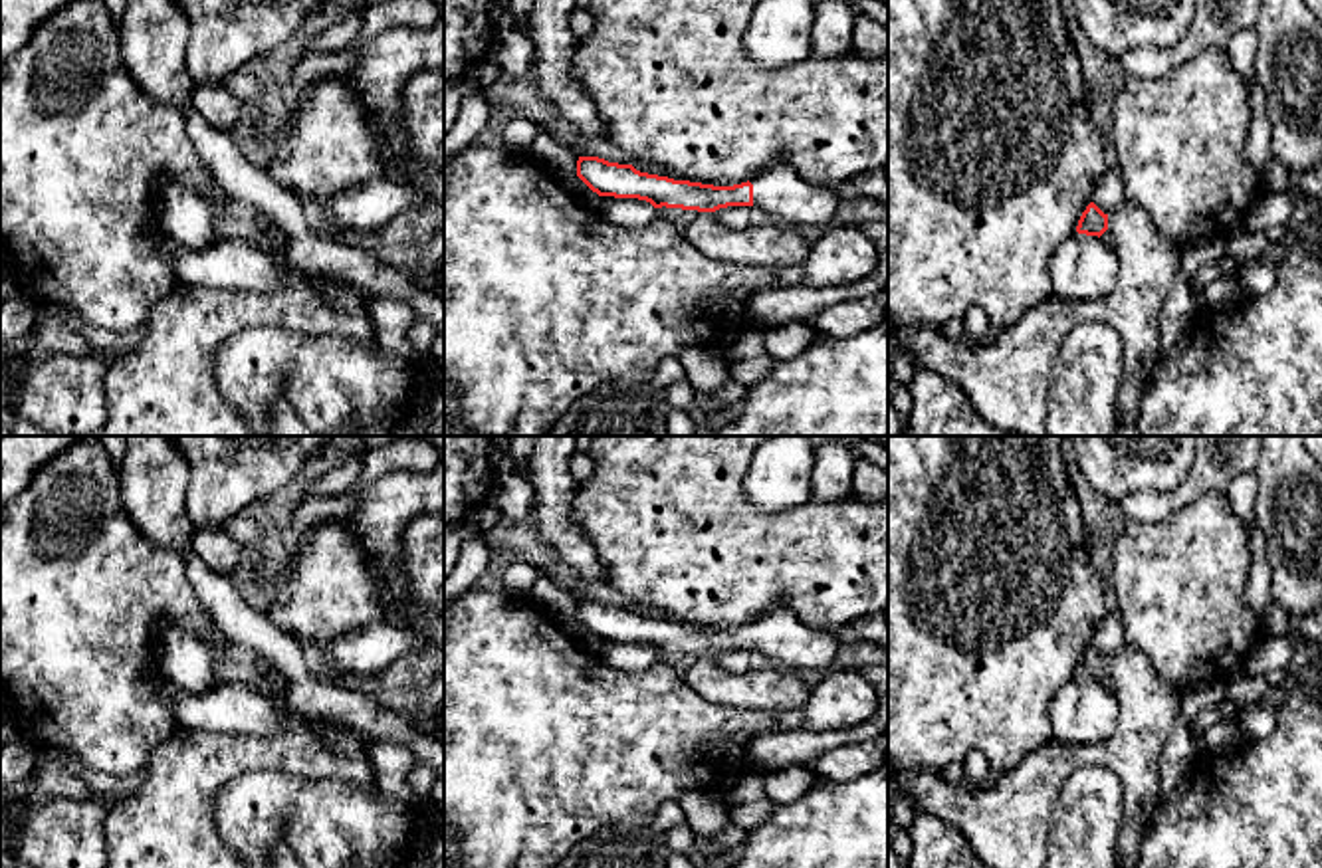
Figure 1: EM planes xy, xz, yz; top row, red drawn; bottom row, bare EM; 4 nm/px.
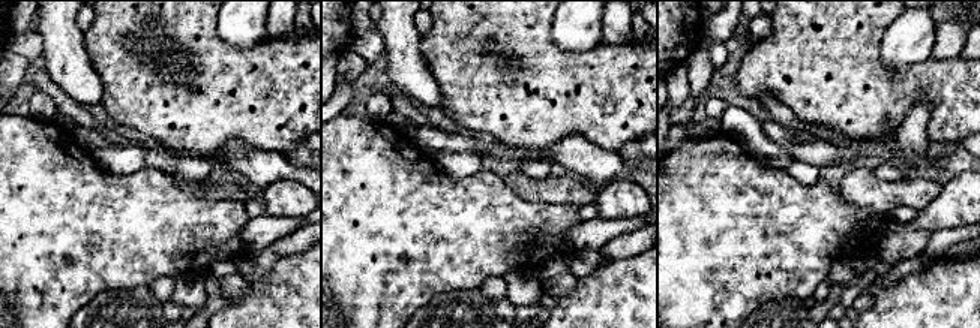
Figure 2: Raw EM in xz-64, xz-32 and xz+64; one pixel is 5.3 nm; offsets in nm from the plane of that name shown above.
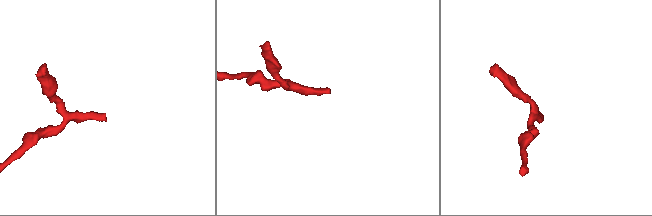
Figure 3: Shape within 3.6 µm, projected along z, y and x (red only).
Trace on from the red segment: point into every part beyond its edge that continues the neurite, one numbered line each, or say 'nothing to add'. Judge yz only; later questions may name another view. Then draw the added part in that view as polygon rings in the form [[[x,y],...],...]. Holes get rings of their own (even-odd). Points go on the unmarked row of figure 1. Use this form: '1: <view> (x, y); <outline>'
nothing to add

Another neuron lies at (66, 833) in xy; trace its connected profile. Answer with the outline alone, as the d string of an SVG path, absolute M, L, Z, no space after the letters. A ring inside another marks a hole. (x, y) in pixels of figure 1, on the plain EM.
M113 795L111 801L69 801L54 799L38 805L28 811L20 822L8 822L0 826L0 844L14 844L16 856L34 868L101 868L107 862L105 850L105 816L109 814L113 803L119 795Z

